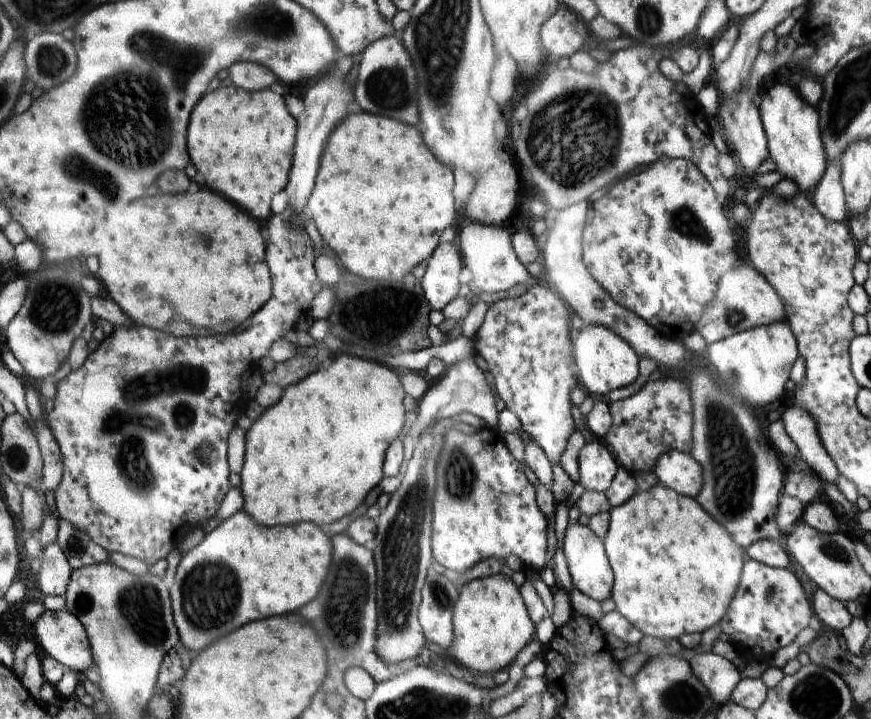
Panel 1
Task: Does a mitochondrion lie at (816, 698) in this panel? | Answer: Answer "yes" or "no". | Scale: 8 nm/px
yes

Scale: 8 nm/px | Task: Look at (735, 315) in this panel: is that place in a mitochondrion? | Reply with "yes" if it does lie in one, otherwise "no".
yes

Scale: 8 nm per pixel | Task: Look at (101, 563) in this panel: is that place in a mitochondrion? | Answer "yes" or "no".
no

